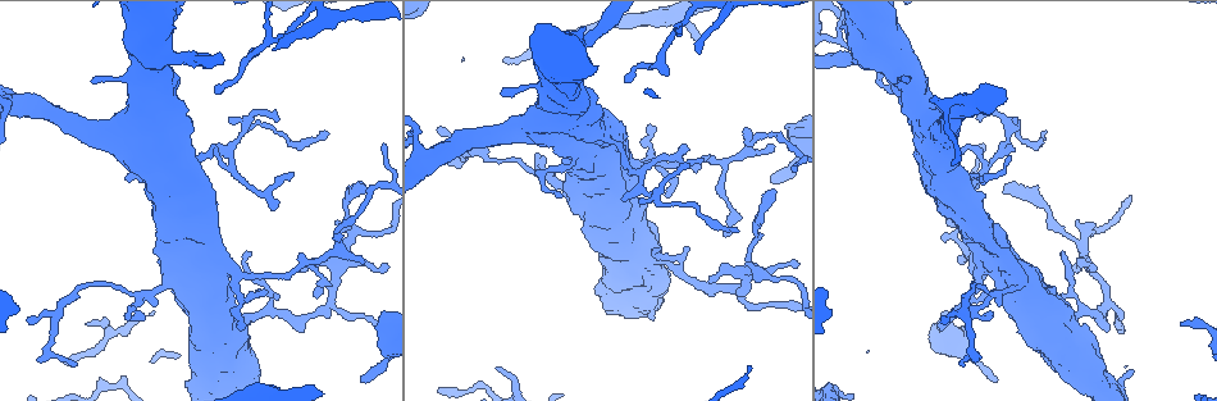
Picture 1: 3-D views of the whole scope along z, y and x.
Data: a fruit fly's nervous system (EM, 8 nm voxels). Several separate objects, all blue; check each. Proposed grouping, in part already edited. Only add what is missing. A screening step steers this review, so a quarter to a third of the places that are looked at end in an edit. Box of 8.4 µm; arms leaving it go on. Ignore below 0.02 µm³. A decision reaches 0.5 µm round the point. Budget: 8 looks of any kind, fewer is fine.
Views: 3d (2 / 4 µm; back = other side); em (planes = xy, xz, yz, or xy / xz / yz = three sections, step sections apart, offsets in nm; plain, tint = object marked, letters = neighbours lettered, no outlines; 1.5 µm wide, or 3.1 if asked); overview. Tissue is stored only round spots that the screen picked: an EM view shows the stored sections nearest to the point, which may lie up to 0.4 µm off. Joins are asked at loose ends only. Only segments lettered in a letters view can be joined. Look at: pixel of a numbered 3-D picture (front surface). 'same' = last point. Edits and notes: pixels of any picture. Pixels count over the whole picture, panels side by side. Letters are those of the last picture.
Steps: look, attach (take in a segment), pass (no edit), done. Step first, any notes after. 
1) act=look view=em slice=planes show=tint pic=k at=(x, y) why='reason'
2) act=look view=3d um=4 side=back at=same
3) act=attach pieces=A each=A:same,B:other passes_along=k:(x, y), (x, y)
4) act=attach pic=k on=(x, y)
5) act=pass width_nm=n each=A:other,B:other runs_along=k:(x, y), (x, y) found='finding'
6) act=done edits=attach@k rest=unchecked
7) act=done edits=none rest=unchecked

act=look view=3d um=2 pic=1 at=(778, 183) why='end of a long branch'

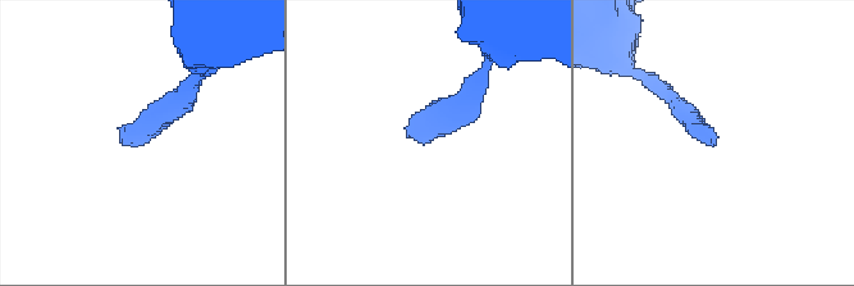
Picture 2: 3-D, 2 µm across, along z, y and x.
act=look view=em slice=yz step=8 show=tint pic=2 at=(136, 145)

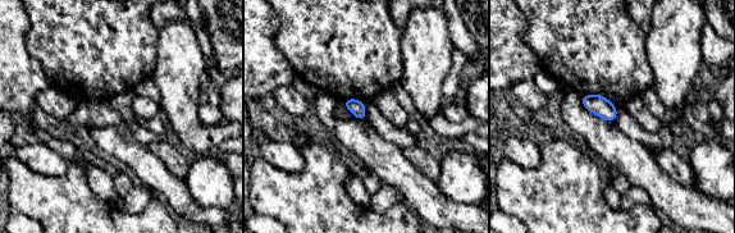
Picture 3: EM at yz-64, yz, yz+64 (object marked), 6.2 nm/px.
act=look view=em slice=planes show=letters at=same why='another direction'

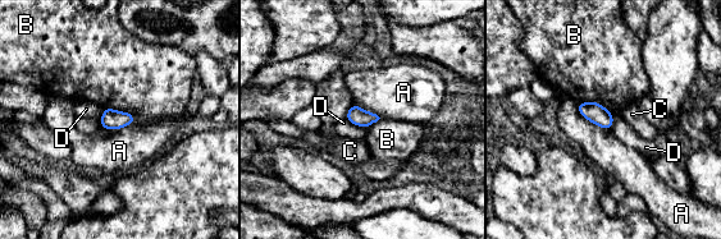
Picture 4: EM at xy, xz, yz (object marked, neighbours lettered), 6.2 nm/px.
act=pass each=A:other,B:other,C:other,D:other border=4:(576, 102), (584, 118), (610, 131) found='no lettered segment goes on from it'

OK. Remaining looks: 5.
act=look view=3d um=2 pic=1 at=(773, 147) why='branch stops here'

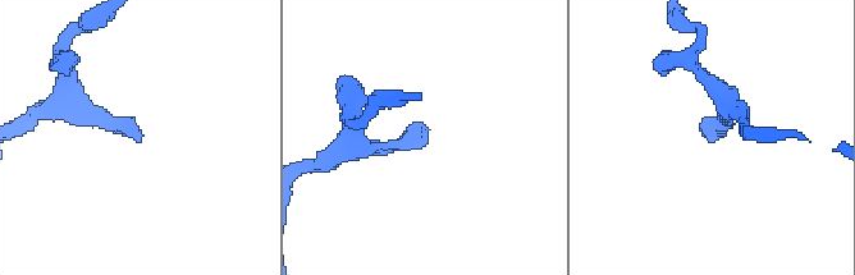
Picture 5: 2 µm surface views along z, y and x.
act=look view=em slice=yz step=8 show=letters pic=5 at=(425, 136)

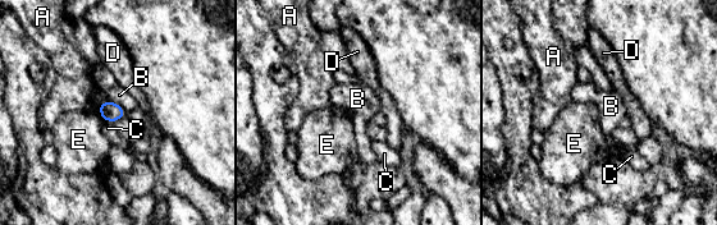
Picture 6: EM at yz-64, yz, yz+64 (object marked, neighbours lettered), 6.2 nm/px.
act=look view=em slice=planes show=letters at=same

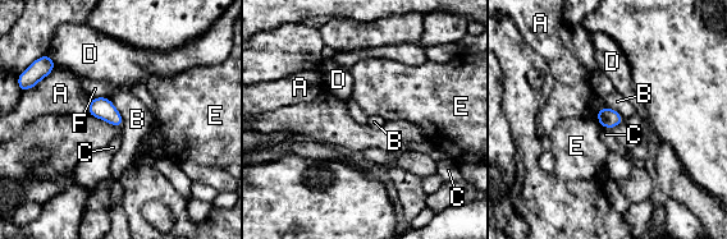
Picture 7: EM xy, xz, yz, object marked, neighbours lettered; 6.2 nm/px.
act=pass width_nm=130 each=A:other,B:other,C:other,D:other,E:other,F:other found='no lettered segment goes on from it'

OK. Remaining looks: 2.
act=look view=em slice=yz step=4 show=tint pic=1 at=(904, 79) why='free end'

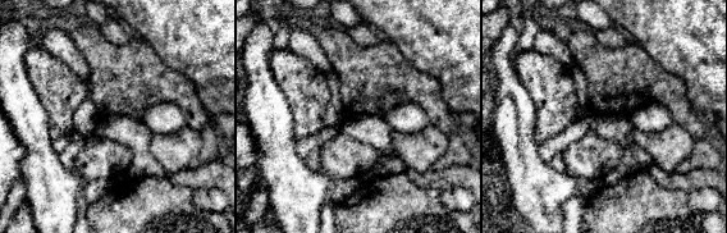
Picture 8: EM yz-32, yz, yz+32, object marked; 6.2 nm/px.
act=look view=em slice=planes show=letters at=same why='cut it another way'

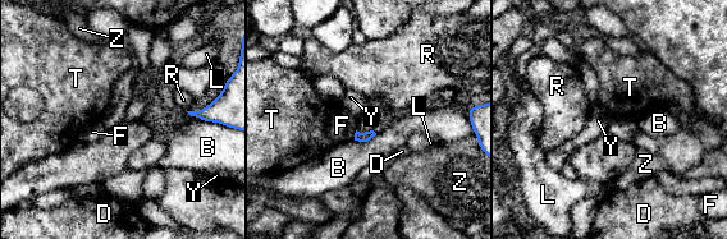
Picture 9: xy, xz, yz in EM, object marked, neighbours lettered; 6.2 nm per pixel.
act=pass longest_contact=B:150nm each=B:other,D:other,F:other,L:other,R:other,T:other,Y:other,Z:other border=9:(200, 119), (222, 124) found='no lettered segment goes on from it'

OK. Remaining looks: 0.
act=done edits=none rest=unchecked

